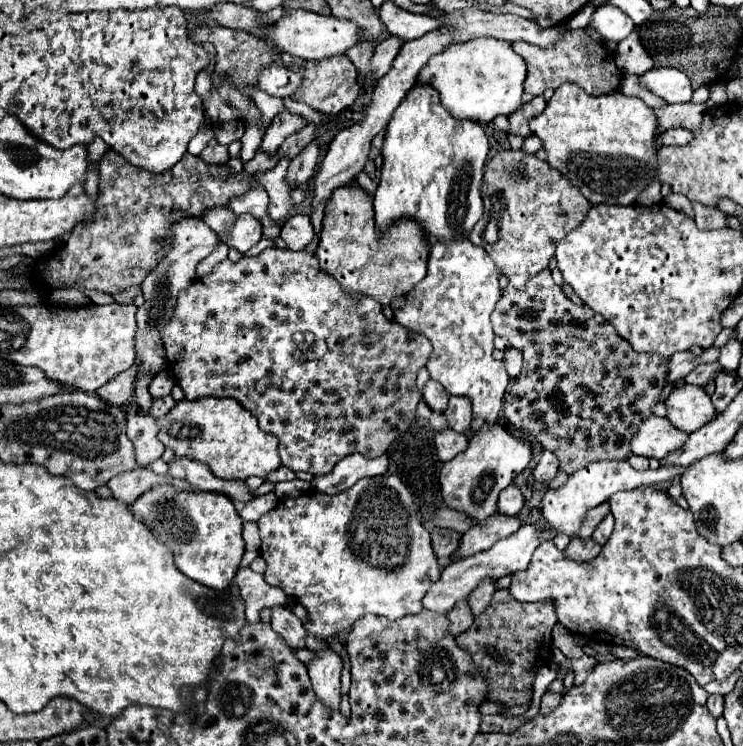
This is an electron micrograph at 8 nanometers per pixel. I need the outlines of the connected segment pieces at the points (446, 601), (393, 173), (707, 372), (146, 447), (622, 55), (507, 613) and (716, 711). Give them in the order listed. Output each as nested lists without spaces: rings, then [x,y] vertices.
[[[521,525],[517,533],[513,533],[509,539],[501,539],[495,543],[495,547],[487,549],[487,551],[481,551],[477,555],[471,555],[471,557],[465,557],[465,559],[457,559],[453,561],[449,567],[443,569],[443,575],[437,583],[433,583],[433,587],[429,589],[429,593],[423,597],[423,607],[433,611],[435,615],[447,615],[457,601],[461,599],[467,599],[469,593],[481,585],[487,577],[489,579],[499,579],[503,575],[513,575],[515,571],[523,571],[529,561],[531,561],[531,555],[533,551],[547,539],[555,535],[555,531],[547,529],[547,531],[541,531],[537,529],[535,525]]]
[[[415,85],[395,109],[381,153],[381,183],[373,195],[377,233],[383,233],[399,219],[413,219],[425,231],[429,243],[467,239],[483,215],[479,187],[489,145],[481,125],[455,119],[445,111],[435,89]]]
[[[711,363],[711,365],[701,365],[697,367],[697,371],[693,371],[691,375],[685,377],[685,383],[695,383],[695,385],[709,385],[711,381],[715,381],[717,373],[721,371],[721,365],[719,363]]]
[[[131,415],[127,417],[127,437],[135,447],[137,463],[141,467],[159,459],[165,451],[165,445],[157,437],[159,427],[151,415]]]
[[[633,31],[627,39],[623,39],[617,45],[615,61],[617,61],[617,67],[621,71],[633,73],[633,75],[643,75],[645,71],[653,69],[653,59],[645,53],[637,31]]]
[[[507,589],[495,591],[491,605],[473,621],[457,643],[471,655],[475,671],[489,681],[487,699],[505,707],[527,705],[533,695],[537,671],[551,663],[551,629],[557,615],[551,603],[521,603]]]
[[[709,695],[709,699],[707,699],[707,709],[709,709],[709,713],[711,713],[715,719],[719,719],[721,713],[723,713],[723,697],[721,697],[721,695]]]

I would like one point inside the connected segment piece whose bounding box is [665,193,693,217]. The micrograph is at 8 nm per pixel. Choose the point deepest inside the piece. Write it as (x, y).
(676, 201)

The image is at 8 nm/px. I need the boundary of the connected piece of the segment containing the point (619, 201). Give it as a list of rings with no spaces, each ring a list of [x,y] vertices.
[[[565,83],[555,89],[555,95],[547,101],[547,109],[539,117],[531,119],[529,125],[531,133],[537,135],[545,145],[545,151],[549,155],[547,163],[569,177],[571,183],[579,187],[583,197],[593,205],[633,205],[639,193],[657,177],[657,117],[653,109],[649,109],[639,97],[627,97],[619,91],[593,97],[585,93],[583,87]]]

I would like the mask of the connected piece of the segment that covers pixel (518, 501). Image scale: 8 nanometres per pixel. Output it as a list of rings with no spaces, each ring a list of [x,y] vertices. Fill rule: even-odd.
[[[509,485],[507,489],[501,491],[501,495],[499,495],[499,513],[513,517],[521,511],[521,507],[523,507],[523,495],[515,485]]]

